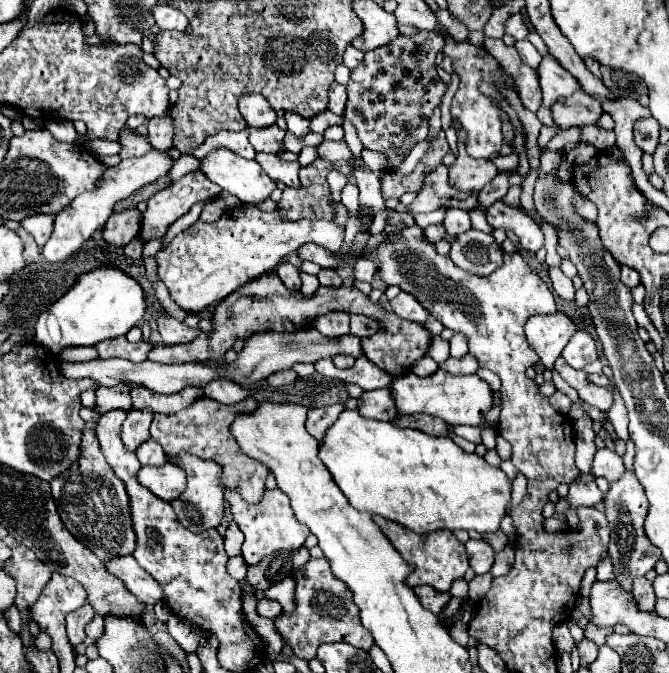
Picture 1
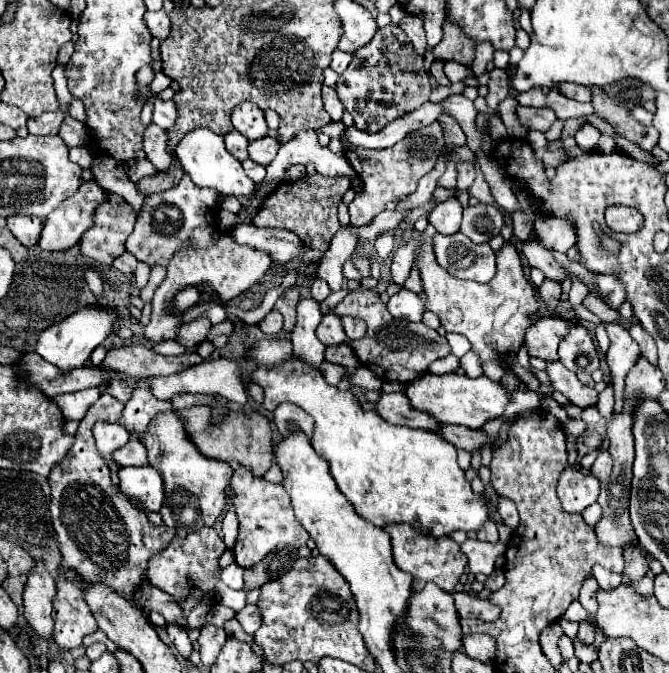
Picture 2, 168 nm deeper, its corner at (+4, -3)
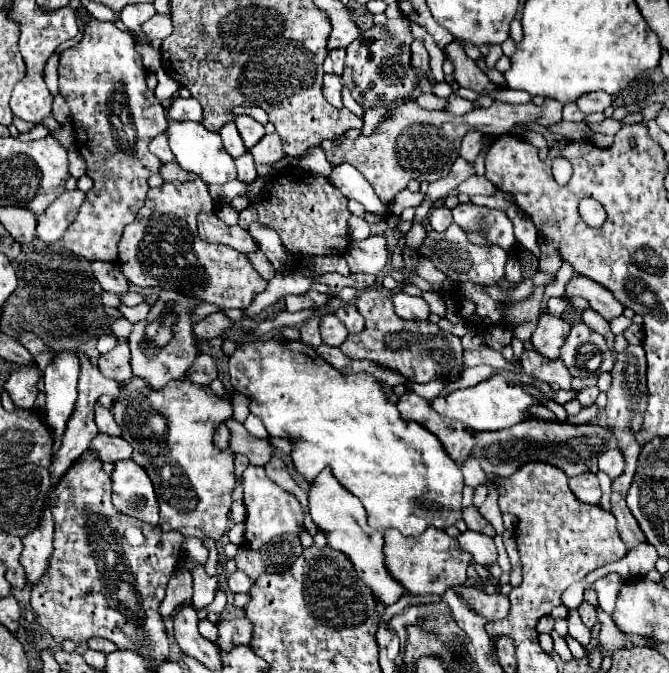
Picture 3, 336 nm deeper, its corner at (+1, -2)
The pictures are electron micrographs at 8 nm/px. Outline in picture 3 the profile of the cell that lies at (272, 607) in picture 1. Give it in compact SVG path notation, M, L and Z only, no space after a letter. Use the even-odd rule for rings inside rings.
M246 616L218 622L218 632L220 632L220 638L218 638L220 650L228 650L236 644L250 644L252 622Z

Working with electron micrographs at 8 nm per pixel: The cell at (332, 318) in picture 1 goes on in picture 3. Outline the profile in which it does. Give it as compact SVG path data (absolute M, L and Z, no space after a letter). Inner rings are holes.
M328 314L322 318L320 334L322 334L322 342L328 346L340 346L348 336L346 326L334 314Z

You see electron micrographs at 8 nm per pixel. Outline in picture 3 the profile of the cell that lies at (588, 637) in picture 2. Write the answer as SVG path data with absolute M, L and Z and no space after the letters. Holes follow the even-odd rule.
M582 602L578 606L578 612L580 612L580 618L584 622L584 626L588 626L588 630L592 630L596 624L598 624L598 618L596 618L596 608L590 604L590 602Z

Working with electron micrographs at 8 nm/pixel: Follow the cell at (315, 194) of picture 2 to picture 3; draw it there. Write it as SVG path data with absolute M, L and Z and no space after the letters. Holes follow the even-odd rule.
M290 168L272 182L272 190L268 190L268 198L264 198L260 206L248 206L240 212L238 224L246 228L250 222L258 220L274 228L280 234L284 248L296 256L342 256L350 242L348 216L348 198L344 198L328 178Z

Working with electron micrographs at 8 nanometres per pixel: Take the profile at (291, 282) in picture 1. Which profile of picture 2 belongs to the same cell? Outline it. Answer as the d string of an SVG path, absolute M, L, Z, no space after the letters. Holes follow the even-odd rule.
M291 287L285 295L281 295L281 299L275 303L275 309L285 317L285 325L283 325L283 329L285 331L293 331L293 327L295 327L295 317L297 317L297 311L295 311L295 307L297 307L297 303L299 303L299 291L297 291L297 287Z

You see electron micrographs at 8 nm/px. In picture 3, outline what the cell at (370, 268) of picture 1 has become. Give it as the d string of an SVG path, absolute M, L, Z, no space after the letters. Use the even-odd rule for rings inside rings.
M370 236L366 240L352 240L344 254L350 272L380 274L388 262L386 240L382 236Z

